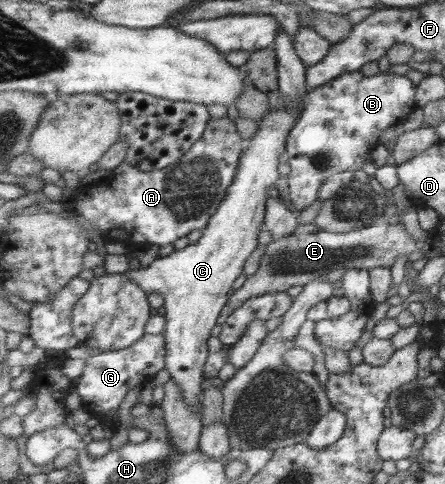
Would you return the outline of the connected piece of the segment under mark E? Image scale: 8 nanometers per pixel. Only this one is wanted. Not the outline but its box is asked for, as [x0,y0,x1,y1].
[218,217,420,326]

